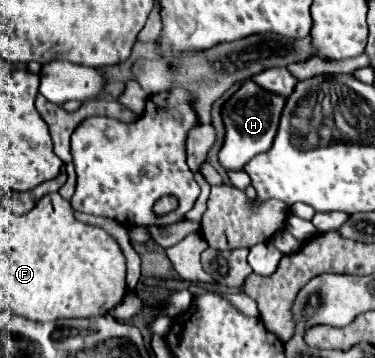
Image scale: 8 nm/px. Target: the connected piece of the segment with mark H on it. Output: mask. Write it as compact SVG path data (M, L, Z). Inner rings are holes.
M246 80L232 94L232 98L228 98L224 102L222 120L226 126L226 136L224 136L224 144L218 152L218 162L226 170L242 170L250 158L254 158L260 152L266 152L272 146L284 100L286 100L284 96L270 94L270 92L262 90L260 86L256 86L252 80Z

